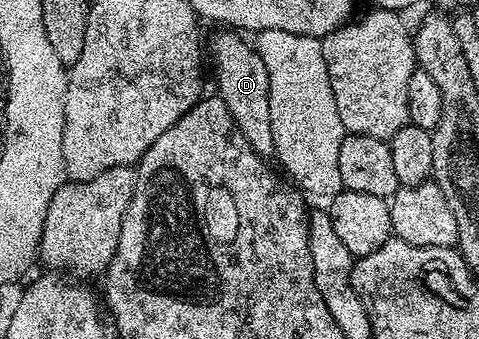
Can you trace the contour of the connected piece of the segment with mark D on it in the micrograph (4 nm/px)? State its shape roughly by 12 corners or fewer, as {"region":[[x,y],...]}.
{"region":[[250,39],[211,40],[217,94],[260,154],[275,151],[269,70]]}

